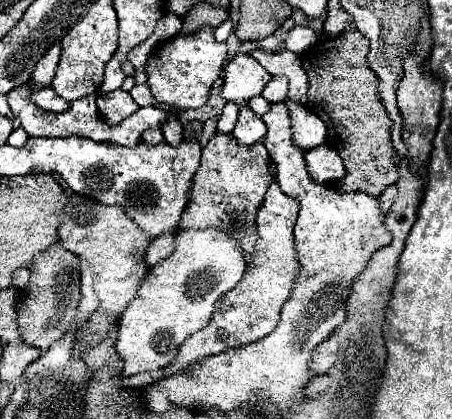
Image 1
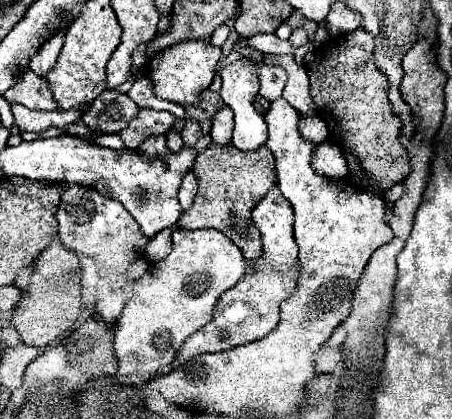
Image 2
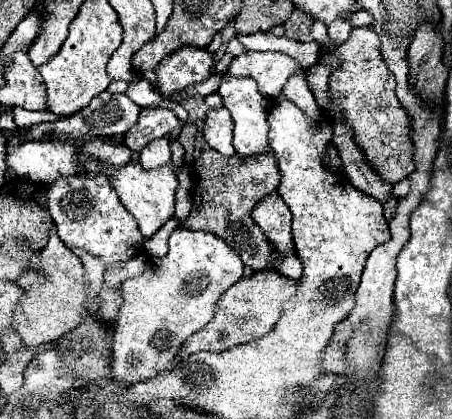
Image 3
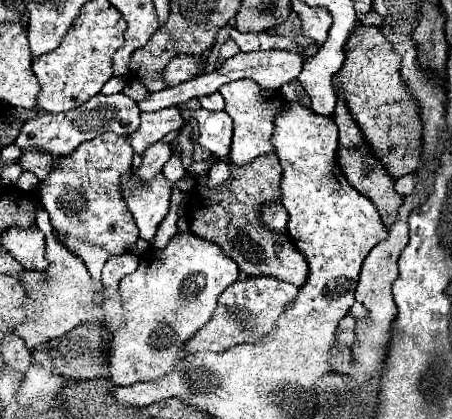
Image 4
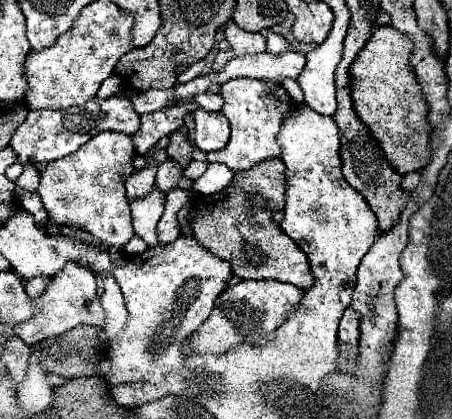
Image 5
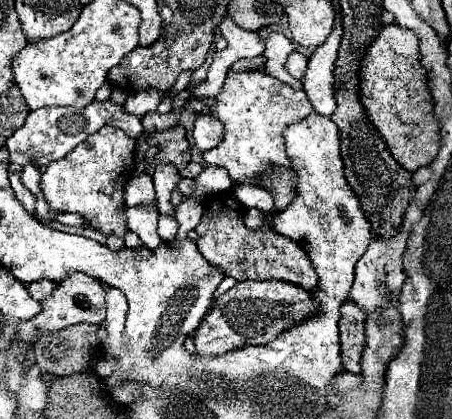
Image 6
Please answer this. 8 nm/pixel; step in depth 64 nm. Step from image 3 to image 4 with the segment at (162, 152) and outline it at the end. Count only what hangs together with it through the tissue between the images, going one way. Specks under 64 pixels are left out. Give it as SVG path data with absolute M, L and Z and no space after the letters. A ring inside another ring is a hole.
M163 141L152 144L144 152L144 160L148 160L148 164L152 166L152 172L161 172L164 164L169 160L173 151L170 144Z

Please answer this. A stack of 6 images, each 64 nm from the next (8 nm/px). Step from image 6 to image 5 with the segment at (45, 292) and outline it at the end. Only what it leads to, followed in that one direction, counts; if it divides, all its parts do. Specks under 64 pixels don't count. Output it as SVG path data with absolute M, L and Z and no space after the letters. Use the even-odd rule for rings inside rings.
M34 278L34 280L26 282L26 294L28 294L30 298L40 296L40 294L44 292L44 288L46 288L46 278Z

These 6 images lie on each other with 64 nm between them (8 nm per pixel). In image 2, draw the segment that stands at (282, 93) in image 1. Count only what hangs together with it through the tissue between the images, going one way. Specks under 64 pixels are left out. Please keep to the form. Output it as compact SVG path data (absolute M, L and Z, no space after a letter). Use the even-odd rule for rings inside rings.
M252 60L252 64L260 80L260 96L270 102L274 98L280 98L286 84L286 70L282 66L266 64L266 60Z

